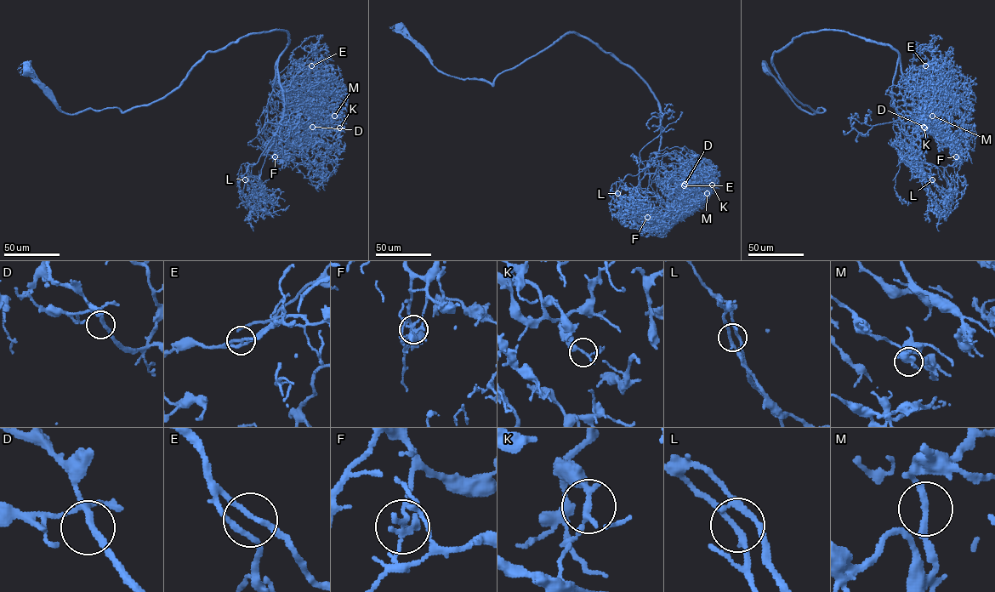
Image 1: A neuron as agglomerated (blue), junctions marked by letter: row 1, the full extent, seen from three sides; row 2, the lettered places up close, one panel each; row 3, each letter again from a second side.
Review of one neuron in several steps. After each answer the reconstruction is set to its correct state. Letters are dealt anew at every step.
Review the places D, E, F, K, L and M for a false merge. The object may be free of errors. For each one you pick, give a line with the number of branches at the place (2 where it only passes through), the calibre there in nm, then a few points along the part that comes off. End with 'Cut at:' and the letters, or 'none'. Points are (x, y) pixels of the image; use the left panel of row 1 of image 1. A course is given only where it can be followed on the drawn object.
F: branches 2; calibre 220 nm; course (275, 156), (284, 151), (265, 134), (267, 121), (287, 125), (288, 133), (297, 117)
Cut at: F

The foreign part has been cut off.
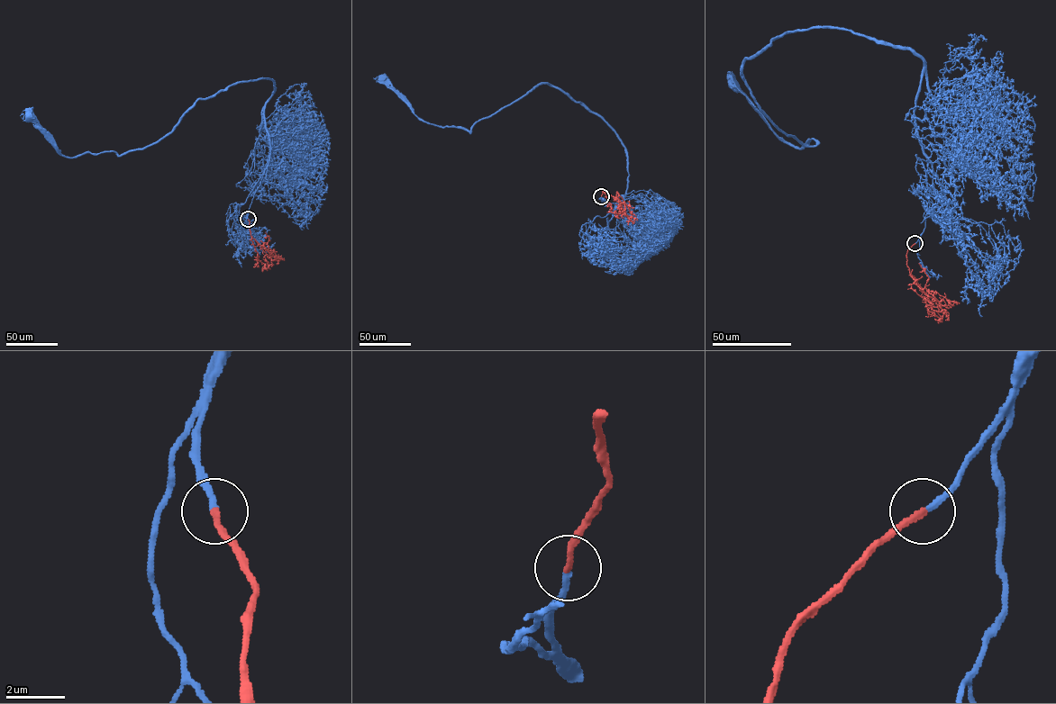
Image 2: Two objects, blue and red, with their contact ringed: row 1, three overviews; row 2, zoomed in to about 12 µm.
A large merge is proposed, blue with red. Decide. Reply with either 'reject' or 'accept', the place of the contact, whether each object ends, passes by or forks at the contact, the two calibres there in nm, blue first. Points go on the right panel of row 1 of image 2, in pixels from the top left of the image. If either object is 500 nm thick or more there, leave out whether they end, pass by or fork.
accept; place (914, 243); blue ends; red ends; calibres 200 and 200 nm

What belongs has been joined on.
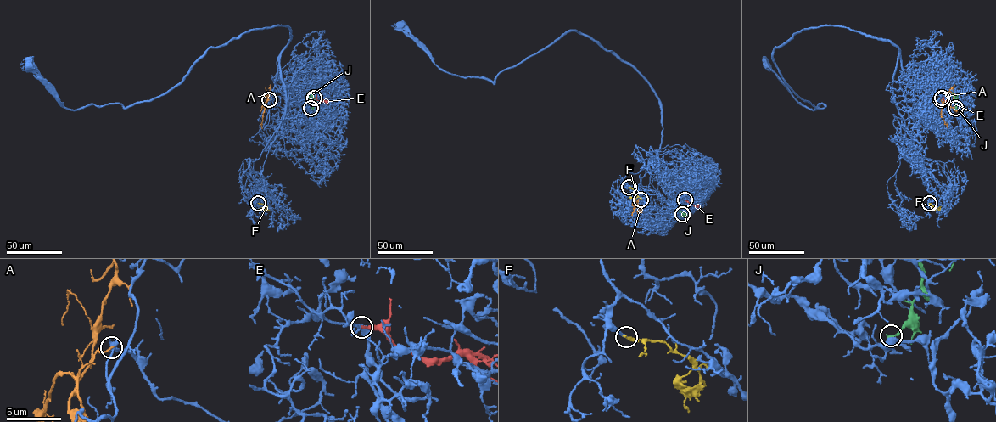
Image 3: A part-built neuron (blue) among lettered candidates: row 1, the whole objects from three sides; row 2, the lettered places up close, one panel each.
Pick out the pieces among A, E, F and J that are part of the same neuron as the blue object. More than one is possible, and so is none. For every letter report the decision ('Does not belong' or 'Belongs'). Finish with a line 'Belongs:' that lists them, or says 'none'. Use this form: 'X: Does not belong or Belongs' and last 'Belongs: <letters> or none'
A: Does not belong
E: Belongs
F: Does not belong
J: Does not belong
Belongs: E

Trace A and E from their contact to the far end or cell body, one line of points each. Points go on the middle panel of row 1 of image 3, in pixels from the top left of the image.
A: (640, 199), (636, 201), (640, 206), (636, 210)
E: (685, 199), (695, 206), (699, 205)

